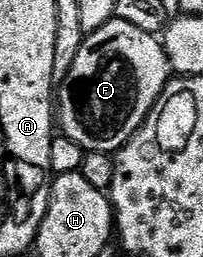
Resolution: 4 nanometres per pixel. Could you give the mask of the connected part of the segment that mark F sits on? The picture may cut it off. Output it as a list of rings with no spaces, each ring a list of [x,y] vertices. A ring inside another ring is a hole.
[[[114,17],[112,22],[103,24],[98,30],[88,31],[66,78],[59,83],[59,93],[55,98],[59,126],[65,129],[62,130],[64,137],[75,140],[75,144],[87,152],[94,150],[112,155],[127,145],[133,133],[145,123],[145,117],[157,103],[157,97],[170,77],[169,57],[165,55],[164,45],[154,35],[135,28],[135,24]]]

